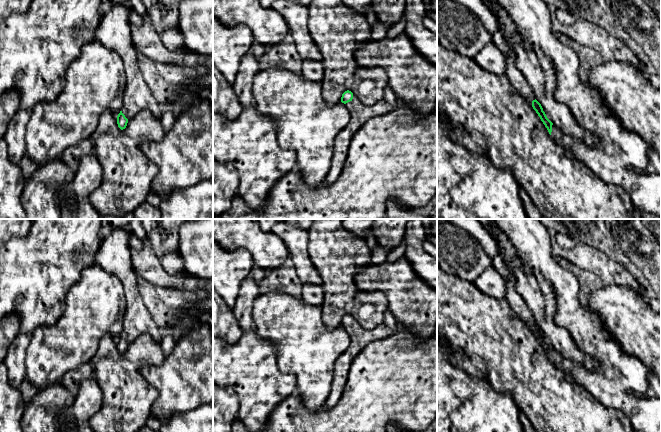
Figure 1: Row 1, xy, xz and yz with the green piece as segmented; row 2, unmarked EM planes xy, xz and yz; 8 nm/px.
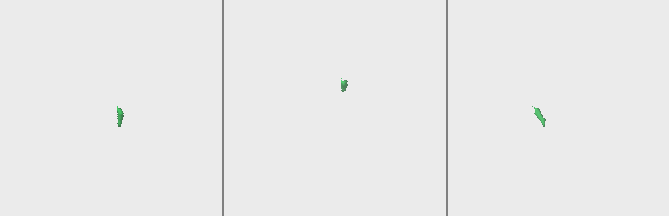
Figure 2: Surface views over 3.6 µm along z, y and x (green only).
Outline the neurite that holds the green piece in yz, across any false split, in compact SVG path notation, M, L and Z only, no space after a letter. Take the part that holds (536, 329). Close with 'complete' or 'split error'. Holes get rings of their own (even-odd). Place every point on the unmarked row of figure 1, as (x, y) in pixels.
M477 219L484 228L489 224L489 221L494 222L495 227L505 234L511 244L515 247L517 254L522 259L525 268L539 269L543 276L553 285L556 293L556 323L565 327L571 334L576 346L579 350L593 357L599 363L598 371L587 370L582 365L573 362L570 359L563 357L558 351L556 351L546 340L541 328L536 324L535 317L531 310L528 308L521 296L516 292L514 279L512 278L512 271L507 265L505 258L498 249L496 256L491 261L491 266L495 268L502 276L506 286L505 298L512 306L516 314L521 320L533 331L541 345L547 352L549 358L555 364L557 368L566 372L571 376L578 384L585 387L598 401L608 408L622 411L630 419L635 432L661 432L661 397L647 397L646 392L648 390L648 369L637 358L629 356L625 353L620 344L612 338L612 336L606 331L602 320L590 312L586 307L581 305L582 299L580 298L581 284L578 279L570 271L560 267L551 254L551 241L548 230L538 219Z; split error

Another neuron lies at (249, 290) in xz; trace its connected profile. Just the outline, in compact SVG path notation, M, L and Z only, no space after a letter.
M246 277L241 283L232 312L243 333L255 328L252 307L254 300L259 295L258 284L250 277Z

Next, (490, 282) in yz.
M489 266L484 272L476 279L475 285L478 289L491 297L494 298L505 298L506 286L502 276L498 271Z

